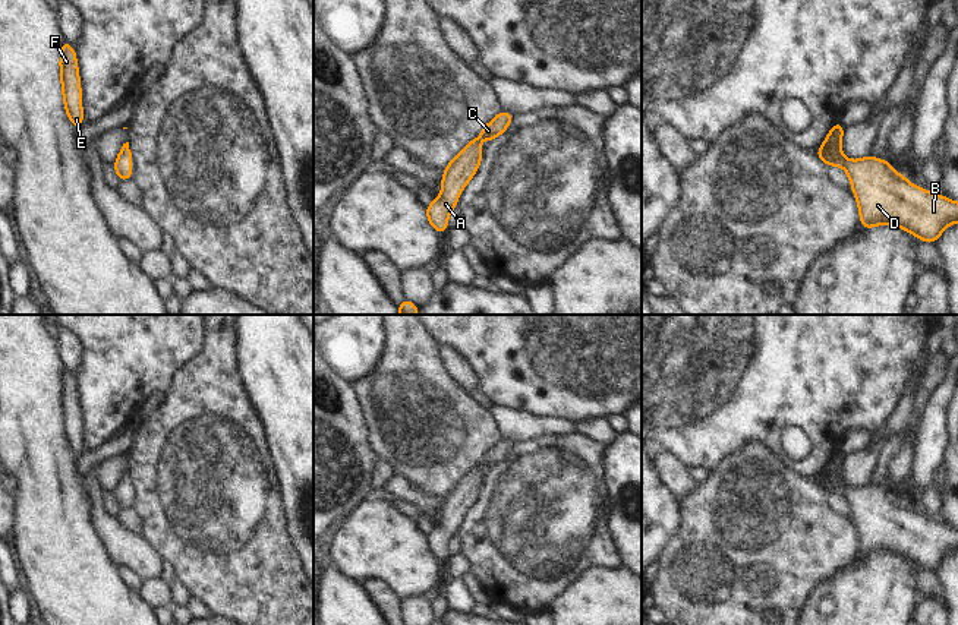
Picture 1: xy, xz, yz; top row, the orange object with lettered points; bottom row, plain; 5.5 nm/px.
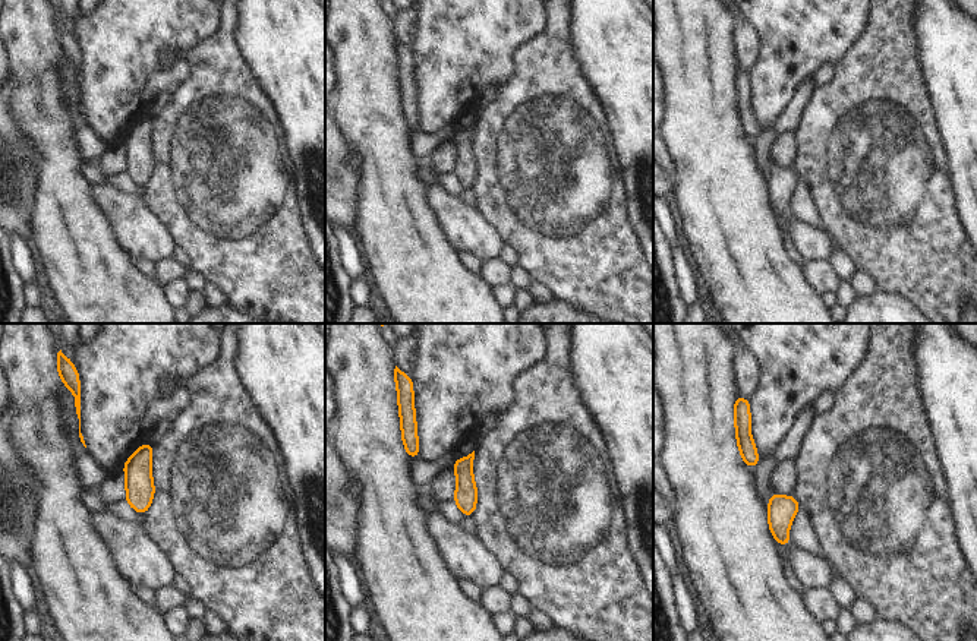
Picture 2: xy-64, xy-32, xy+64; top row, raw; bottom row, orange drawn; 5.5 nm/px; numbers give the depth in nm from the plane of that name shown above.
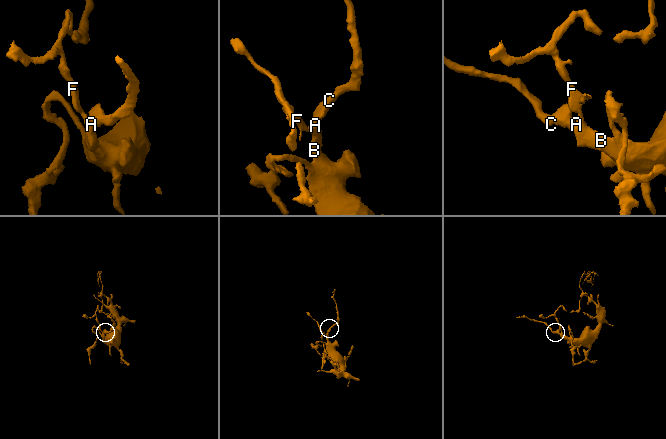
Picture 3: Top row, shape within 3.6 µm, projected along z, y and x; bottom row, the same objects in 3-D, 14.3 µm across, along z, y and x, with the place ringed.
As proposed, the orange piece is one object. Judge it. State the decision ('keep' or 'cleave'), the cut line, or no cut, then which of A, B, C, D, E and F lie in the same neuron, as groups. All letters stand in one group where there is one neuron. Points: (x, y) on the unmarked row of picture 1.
keep; cut none; groups A B C D E F

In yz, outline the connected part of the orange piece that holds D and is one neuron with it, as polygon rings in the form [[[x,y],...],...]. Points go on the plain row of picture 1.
[[[836,449],[816,482],[826,495],[845,496],[864,558],[888,550],[935,571],[948,553],[958,549],[958,530],[911,512],[891,496],[888,487],[875,487],[870,482],[848,489],[839,479],[844,458]]]

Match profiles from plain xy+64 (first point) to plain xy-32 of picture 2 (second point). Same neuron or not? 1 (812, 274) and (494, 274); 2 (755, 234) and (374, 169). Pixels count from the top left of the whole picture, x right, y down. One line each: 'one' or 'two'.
1: one
2: one

